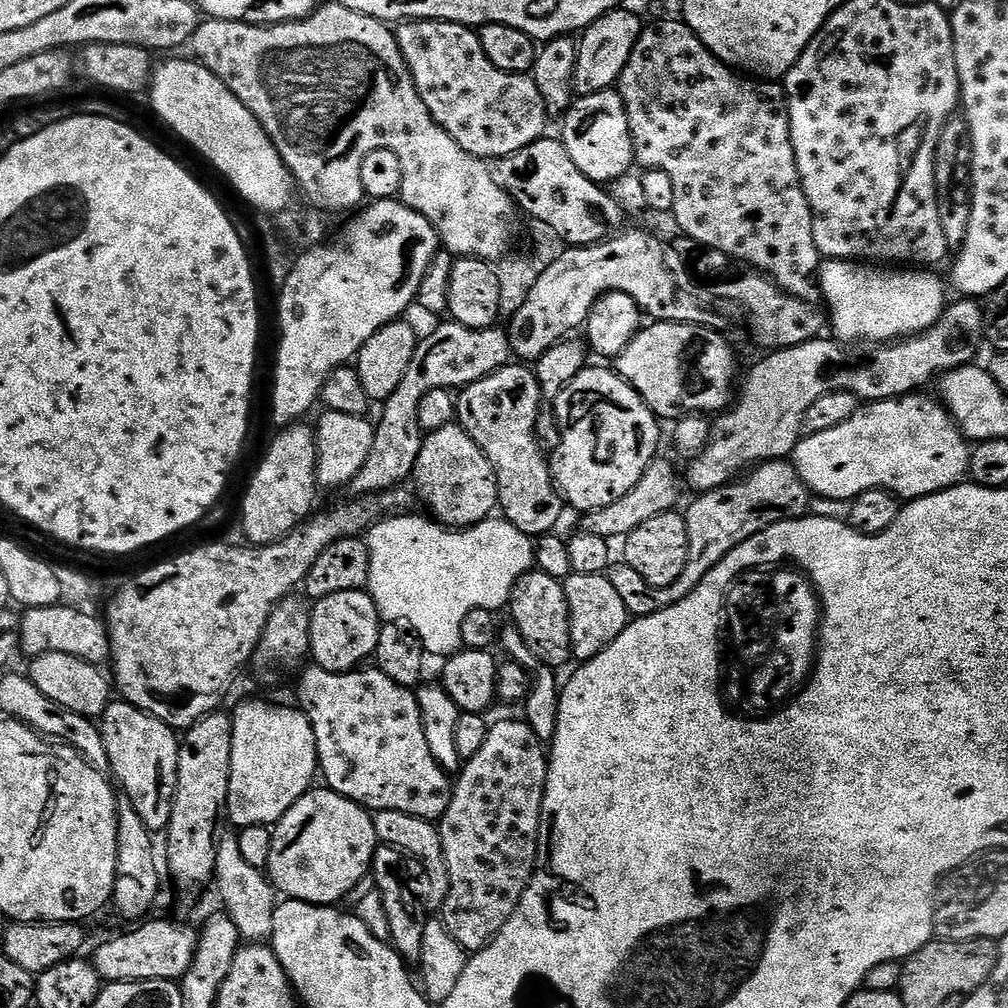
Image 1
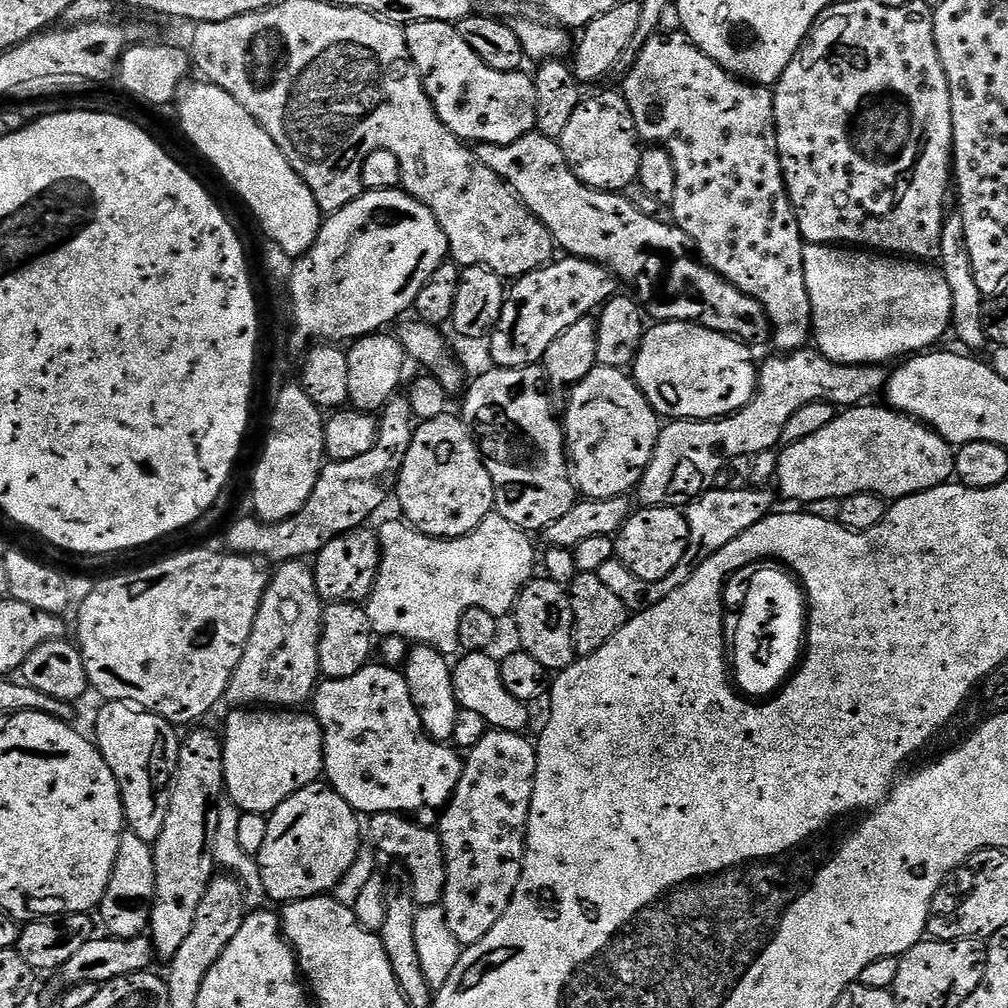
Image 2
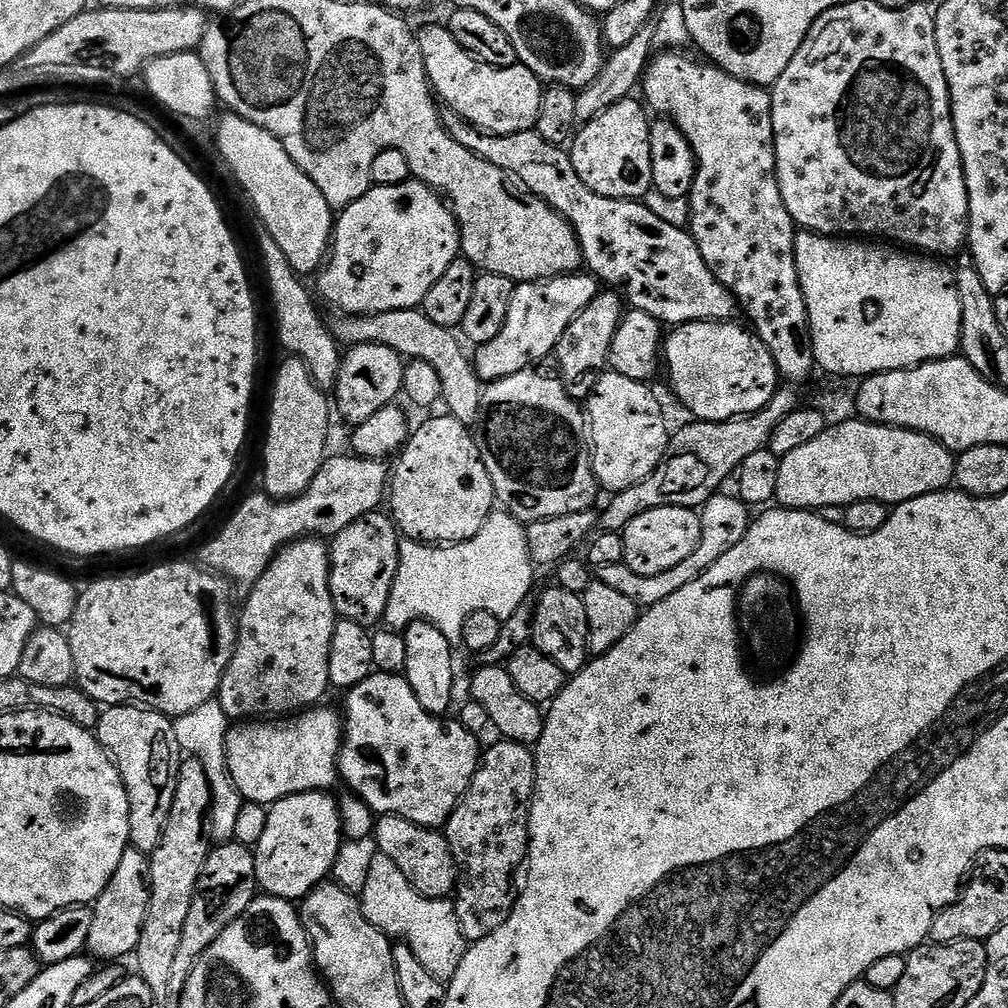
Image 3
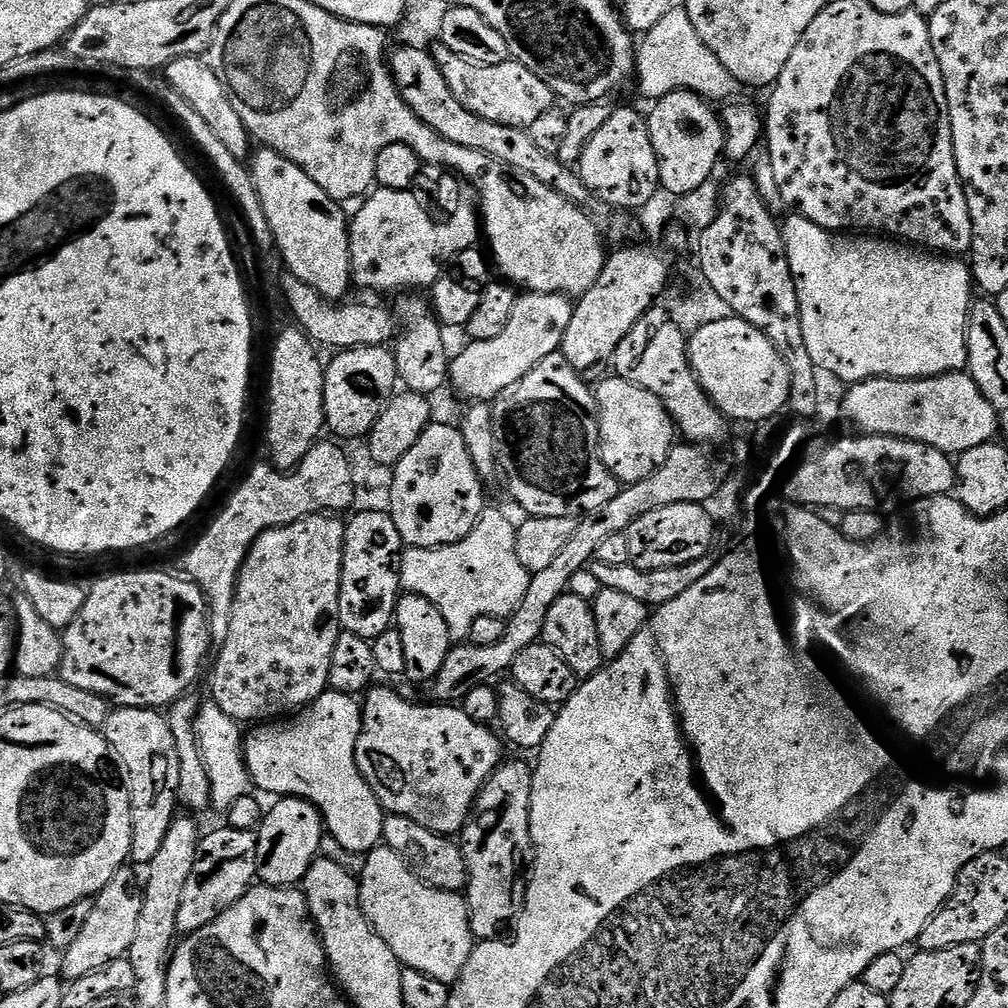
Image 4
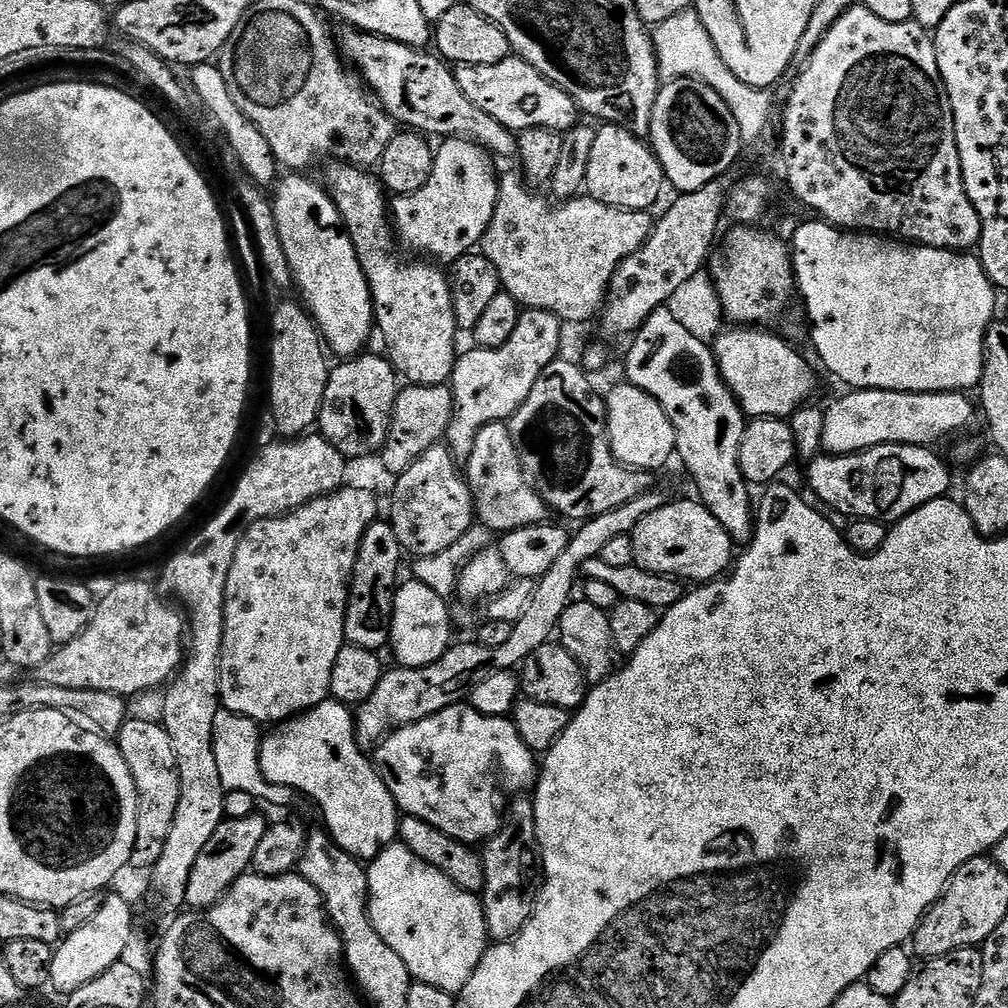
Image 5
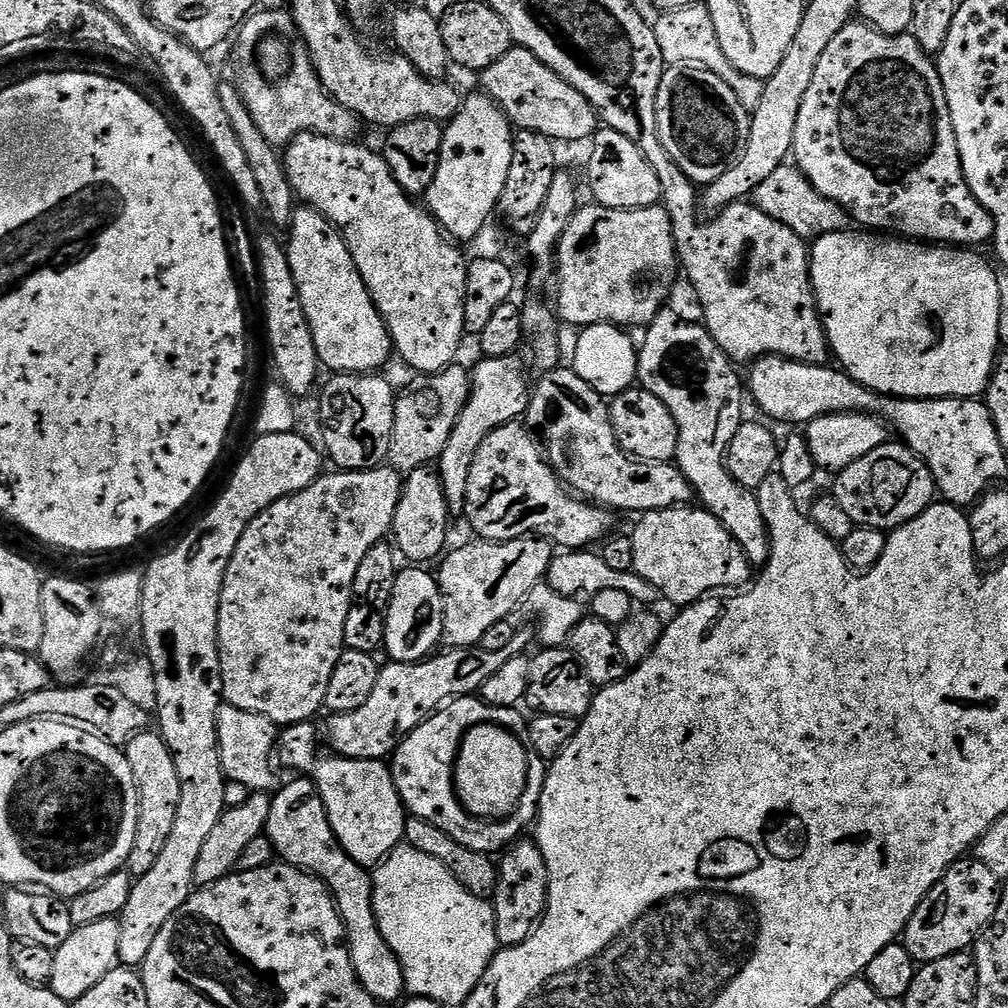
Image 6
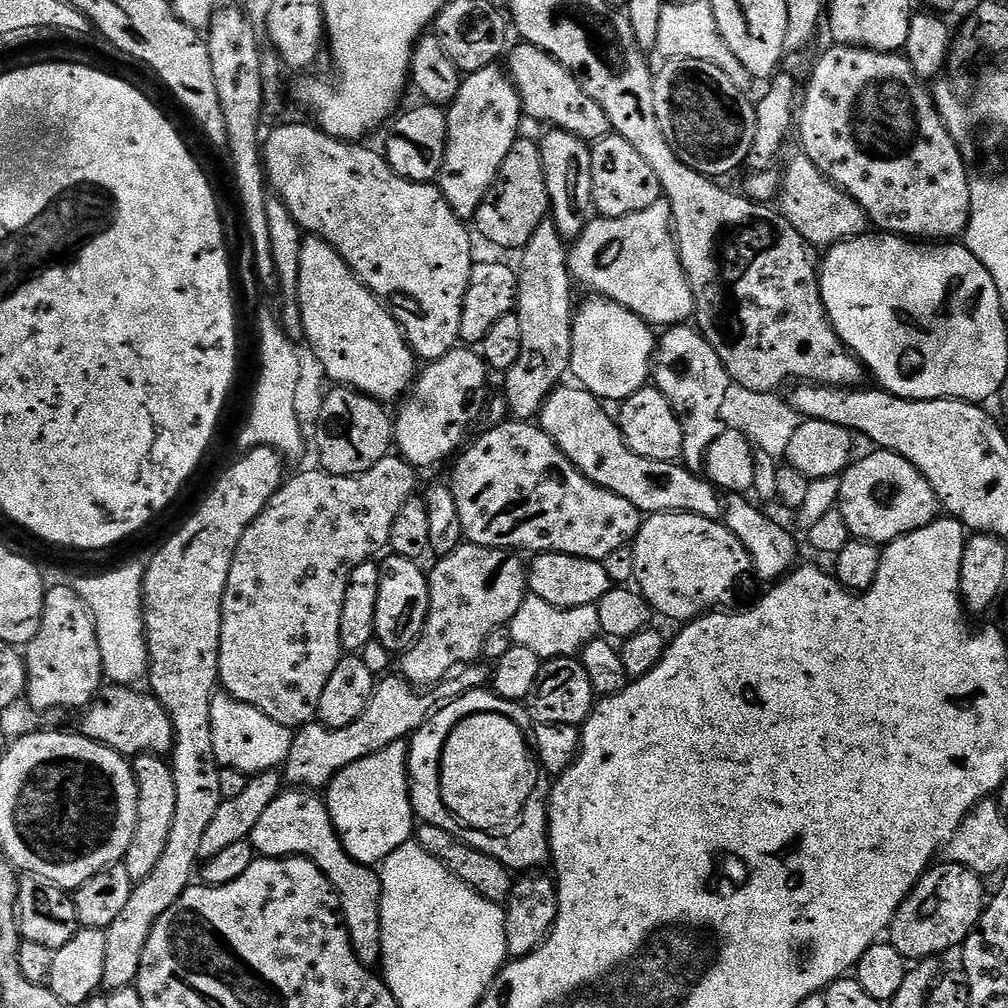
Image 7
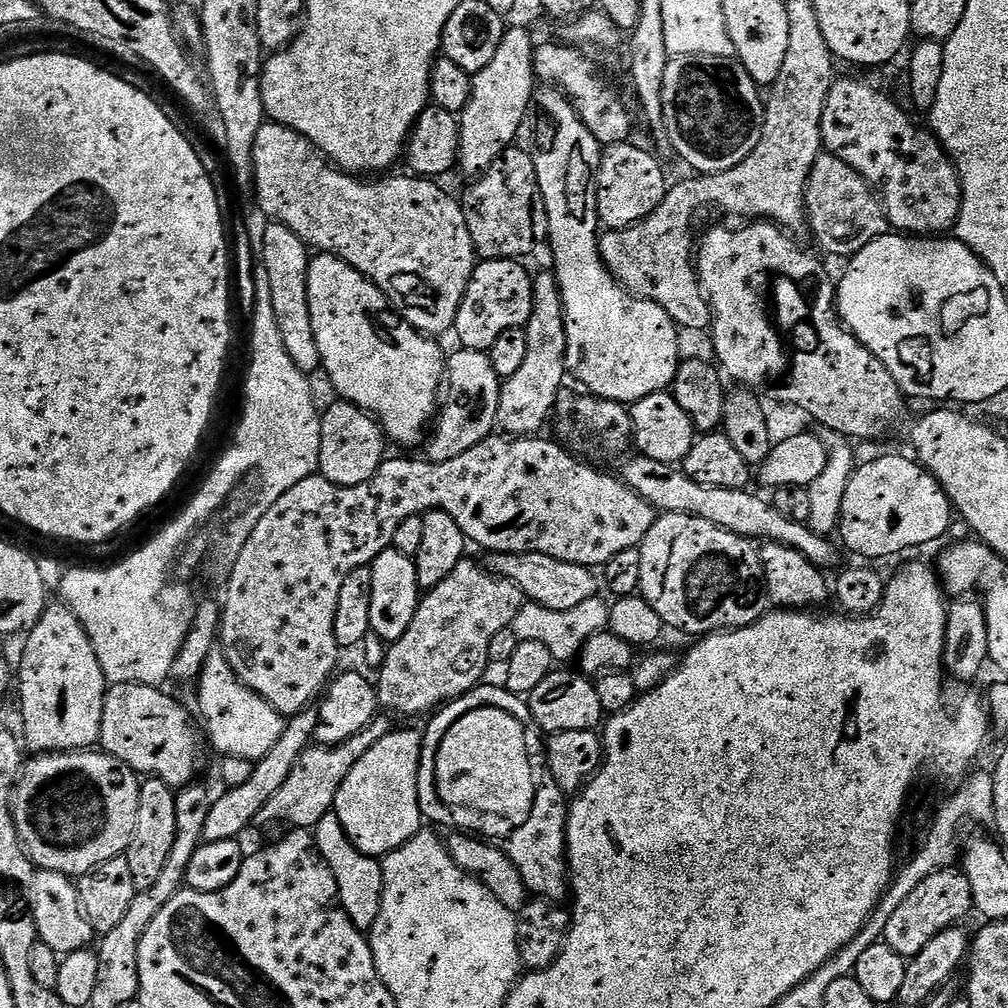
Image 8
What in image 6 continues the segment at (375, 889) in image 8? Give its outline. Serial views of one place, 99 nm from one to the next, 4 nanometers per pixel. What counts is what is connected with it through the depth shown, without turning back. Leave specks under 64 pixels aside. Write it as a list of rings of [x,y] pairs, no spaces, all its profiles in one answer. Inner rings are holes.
[[[311,778],[296,779],[300,780],[292,780],[289,784],[288,781],[281,783],[272,796],[266,829],[268,843],[283,863],[304,869],[311,876],[319,878],[332,891],[332,897],[336,899],[336,909],[340,912],[348,935],[354,974],[370,995],[379,1000],[381,1005],[388,1006],[396,999],[399,1001],[405,995],[406,989],[402,966],[394,950],[390,950],[386,938],[382,938],[382,930],[376,921],[372,901],[372,872],[354,862],[354,858],[350,858],[350,854],[342,850],[328,821],[328,811],[319,790],[316,789],[316,783]]]

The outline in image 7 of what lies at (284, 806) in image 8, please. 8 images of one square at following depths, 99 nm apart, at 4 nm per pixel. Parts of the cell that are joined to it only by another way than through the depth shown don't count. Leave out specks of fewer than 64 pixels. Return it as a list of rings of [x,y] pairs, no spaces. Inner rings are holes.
[[[399,674],[388,676],[385,680],[383,677],[358,722],[350,722],[350,726],[341,728],[327,728],[325,724],[313,722],[305,724],[293,735],[288,760],[282,766],[283,779],[287,783],[289,780],[296,790],[327,789],[328,783],[346,766],[370,754],[378,754],[394,742],[407,741],[413,732],[418,731],[438,704],[434,697],[428,695],[432,694],[413,688]]]

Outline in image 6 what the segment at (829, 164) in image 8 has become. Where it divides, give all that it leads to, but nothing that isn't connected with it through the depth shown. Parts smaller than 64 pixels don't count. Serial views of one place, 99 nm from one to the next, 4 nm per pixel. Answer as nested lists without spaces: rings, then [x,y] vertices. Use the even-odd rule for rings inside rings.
[[[786,162],[762,182],[754,193],[754,203],[761,208],[770,218],[782,222],[782,226],[790,226],[794,234],[798,234],[806,242],[814,242],[820,236],[843,232],[849,227],[850,217],[848,211],[838,202],[818,194],[814,186],[800,173],[795,163]]]

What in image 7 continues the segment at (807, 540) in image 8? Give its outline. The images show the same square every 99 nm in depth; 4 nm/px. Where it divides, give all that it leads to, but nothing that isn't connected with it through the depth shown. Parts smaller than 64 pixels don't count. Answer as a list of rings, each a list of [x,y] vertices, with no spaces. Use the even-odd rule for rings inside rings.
[[[561,386],[552,391],[548,401],[538,417],[539,427],[549,436],[554,443],[566,454],[566,458],[590,482],[626,498],[626,502],[634,502],[634,506],[642,514],[654,512],[689,512],[702,518],[720,520],[722,516],[722,496],[716,487],[703,475],[692,472],[680,462],[658,462],[650,458],[642,458],[630,450],[630,446],[620,433],[619,423],[607,412],[605,405],[593,392],[588,392],[579,386]]]

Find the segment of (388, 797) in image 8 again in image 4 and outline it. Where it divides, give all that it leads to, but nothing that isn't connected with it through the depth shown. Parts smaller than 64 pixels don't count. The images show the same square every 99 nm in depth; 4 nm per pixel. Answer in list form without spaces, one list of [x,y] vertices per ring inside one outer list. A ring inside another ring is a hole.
[[[329,690],[321,694],[321,696],[319,696],[313,704],[309,704],[307,708],[301,708],[299,712],[289,715],[287,718],[280,718],[275,722],[265,723],[263,726],[257,727],[260,729],[258,729],[253,736],[248,734],[244,737],[244,757],[246,758],[248,772],[252,776],[253,785],[255,785],[261,793],[273,792],[273,797],[276,798],[297,796],[299,800],[308,800],[319,810],[320,817],[324,820],[324,827],[327,835],[331,837],[331,839],[333,836],[333,838],[336,839],[346,851],[360,852],[359,854],[367,854],[371,852],[372,849],[381,847],[384,839],[384,818],[386,815],[383,806],[380,805],[378,798],[374,794],[374,790],[370,788],[370,782],[366,782],[366,778],[360,773],[358,762],[356,761],[356,747],[358,746],[358,738],[360,737],[360,731],[362,730],[363,717],[364,713],[362,711],[362,704],[357,697]]]

